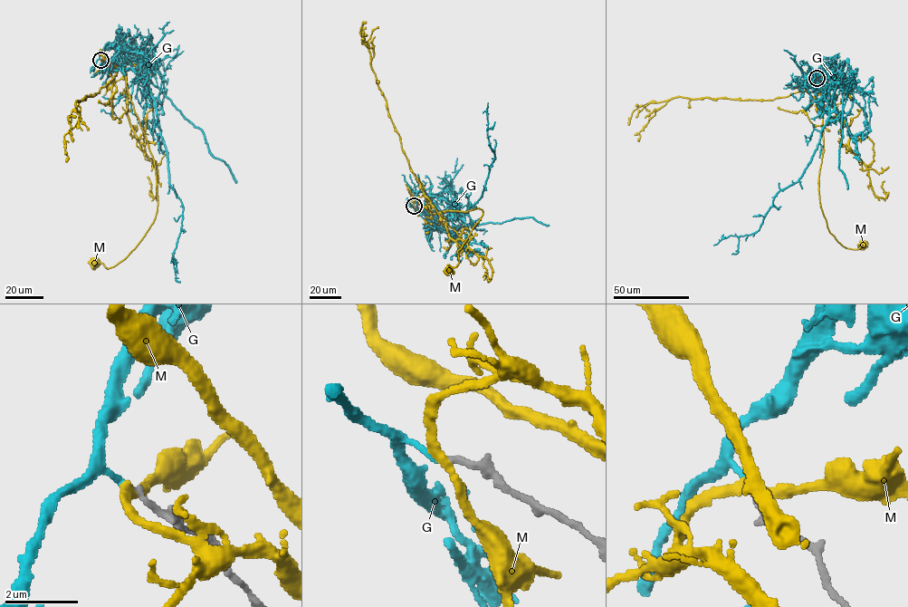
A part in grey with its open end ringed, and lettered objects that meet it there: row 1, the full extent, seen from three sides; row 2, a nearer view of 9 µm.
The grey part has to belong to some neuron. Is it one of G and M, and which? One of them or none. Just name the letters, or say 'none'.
G

